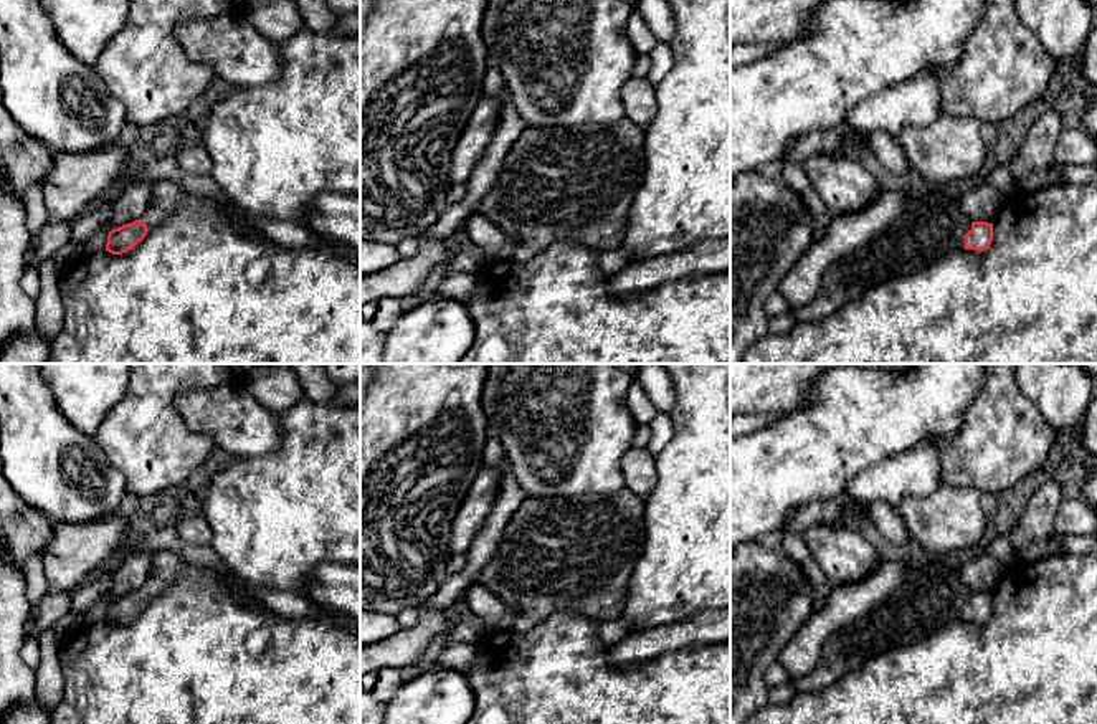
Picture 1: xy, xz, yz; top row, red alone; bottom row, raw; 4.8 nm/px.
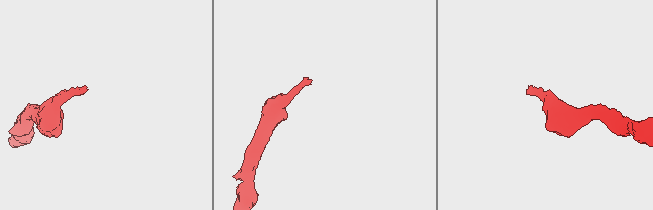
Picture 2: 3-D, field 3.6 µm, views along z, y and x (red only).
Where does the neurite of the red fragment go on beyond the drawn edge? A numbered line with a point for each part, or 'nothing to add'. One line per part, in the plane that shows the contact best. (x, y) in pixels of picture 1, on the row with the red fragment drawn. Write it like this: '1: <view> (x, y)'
1: yz (932, 227)

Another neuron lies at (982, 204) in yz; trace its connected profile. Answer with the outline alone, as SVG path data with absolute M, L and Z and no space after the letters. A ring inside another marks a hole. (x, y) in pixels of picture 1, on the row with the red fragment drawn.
M983 183L960 195L960 205L973 221L993 223L1000 203L1001 203L1000 193L988 183Z

